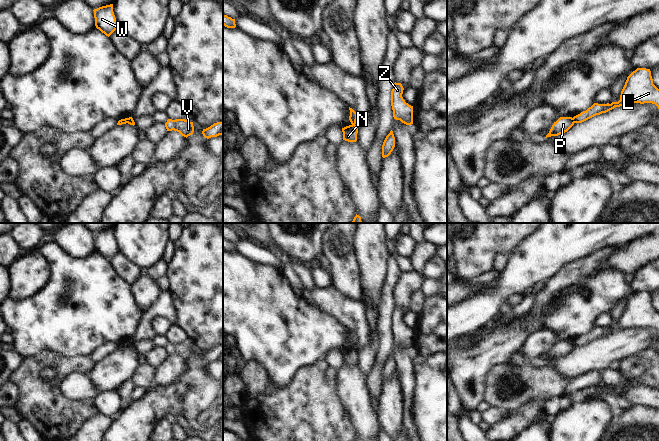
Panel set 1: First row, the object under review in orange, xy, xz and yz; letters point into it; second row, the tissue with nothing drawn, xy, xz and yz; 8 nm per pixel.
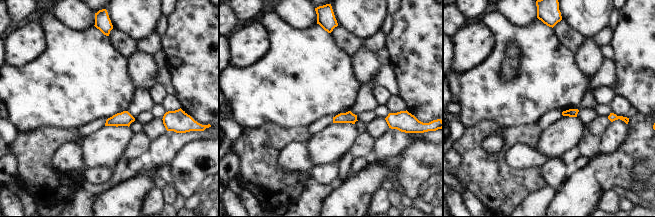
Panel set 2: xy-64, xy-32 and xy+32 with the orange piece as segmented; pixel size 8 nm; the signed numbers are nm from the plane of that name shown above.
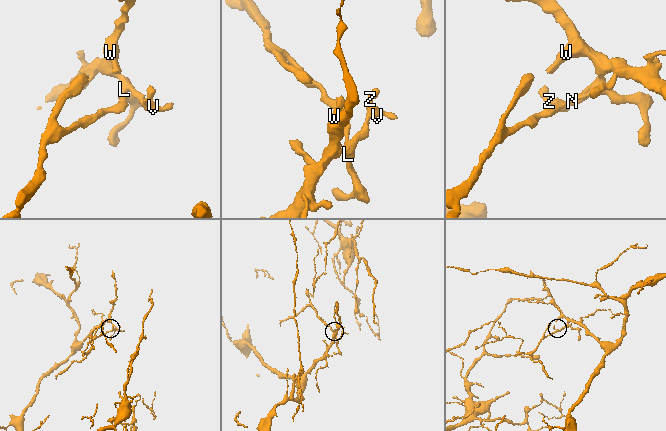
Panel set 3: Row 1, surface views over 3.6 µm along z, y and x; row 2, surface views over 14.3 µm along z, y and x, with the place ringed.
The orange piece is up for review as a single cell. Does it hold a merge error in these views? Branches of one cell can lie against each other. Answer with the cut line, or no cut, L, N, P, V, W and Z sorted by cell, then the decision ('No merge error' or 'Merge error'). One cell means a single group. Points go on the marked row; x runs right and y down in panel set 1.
Split along yz (572, 118), (575, 122). Groups: L N V W Z / P. Merge error

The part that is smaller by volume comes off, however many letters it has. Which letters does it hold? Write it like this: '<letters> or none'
P

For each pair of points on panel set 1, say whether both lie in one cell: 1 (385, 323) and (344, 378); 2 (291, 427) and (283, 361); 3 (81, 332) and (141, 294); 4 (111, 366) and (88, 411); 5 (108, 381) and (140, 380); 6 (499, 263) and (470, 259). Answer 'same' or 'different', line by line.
1: different
2: different
3: different
4: different
5: different
6: different

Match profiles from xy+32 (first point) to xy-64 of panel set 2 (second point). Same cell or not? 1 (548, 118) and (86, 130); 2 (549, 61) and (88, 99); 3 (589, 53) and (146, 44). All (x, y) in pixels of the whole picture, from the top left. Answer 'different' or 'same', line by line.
1: same
2: same
3: different

